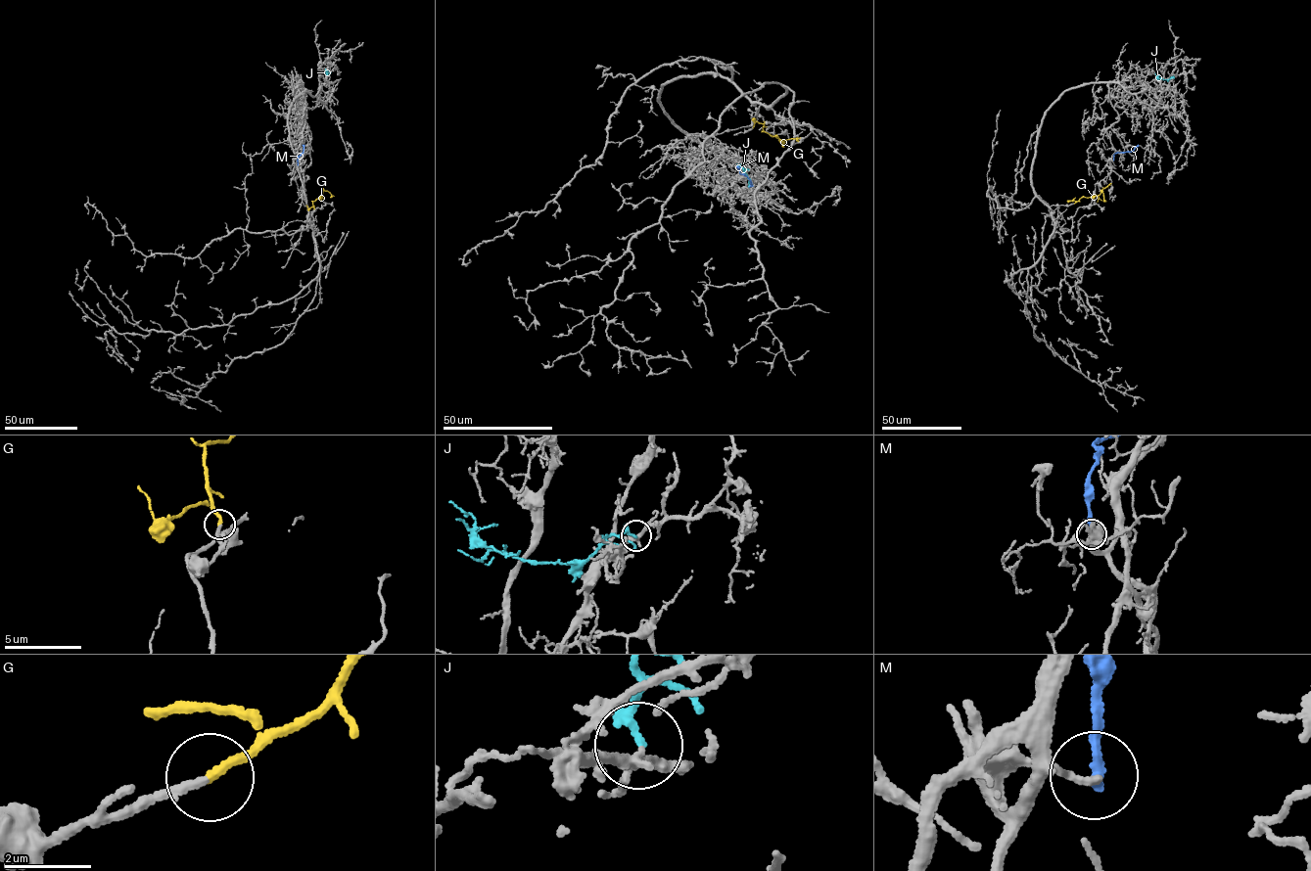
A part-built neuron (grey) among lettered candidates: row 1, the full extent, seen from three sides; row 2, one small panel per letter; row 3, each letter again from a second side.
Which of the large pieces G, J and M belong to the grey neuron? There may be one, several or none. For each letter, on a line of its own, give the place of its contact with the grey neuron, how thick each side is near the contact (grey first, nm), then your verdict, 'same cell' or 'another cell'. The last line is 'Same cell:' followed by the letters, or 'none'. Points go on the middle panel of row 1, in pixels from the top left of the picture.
G: (764, 121) | 200/220 nm | same cell
J: (749, 187) | 200/200 nm | same cell
M: (741, 167) | 150/260 nm | another cell
Same cell: G, J

